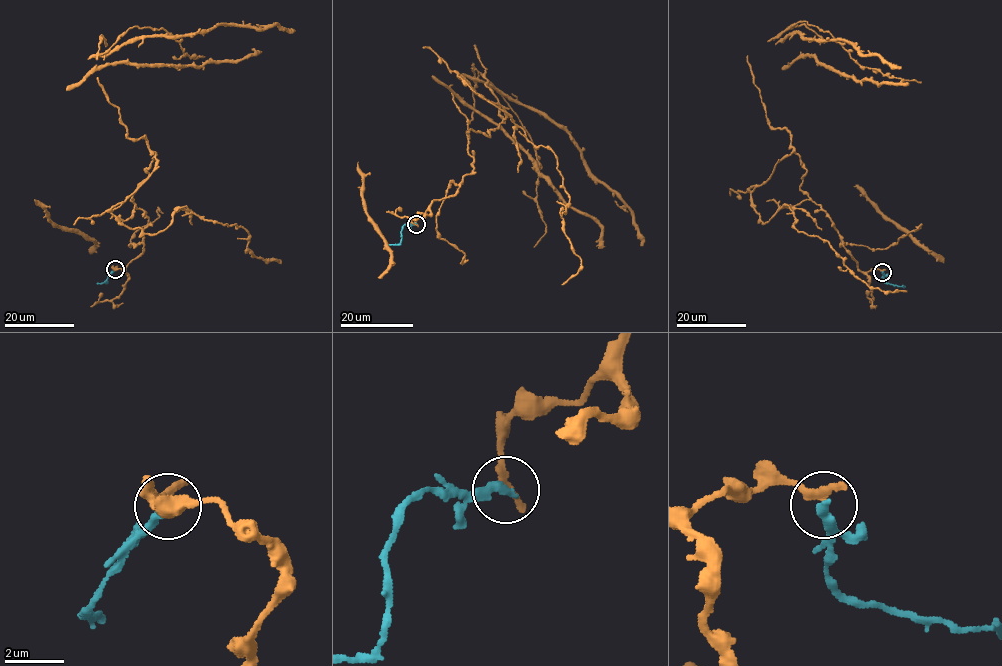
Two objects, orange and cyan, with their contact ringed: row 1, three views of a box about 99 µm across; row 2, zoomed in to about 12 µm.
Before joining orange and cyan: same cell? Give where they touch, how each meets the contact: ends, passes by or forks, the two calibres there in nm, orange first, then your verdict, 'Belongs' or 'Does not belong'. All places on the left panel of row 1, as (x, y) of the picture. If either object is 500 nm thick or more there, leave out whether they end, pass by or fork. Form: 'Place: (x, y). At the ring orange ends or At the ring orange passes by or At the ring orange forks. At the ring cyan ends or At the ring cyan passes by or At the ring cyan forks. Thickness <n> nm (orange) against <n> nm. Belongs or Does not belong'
Place: (115, 269). At the ring orange passes by. At the ring cyan ends. Thickness 240 nm (orange) against 320 nm. Does not belong

